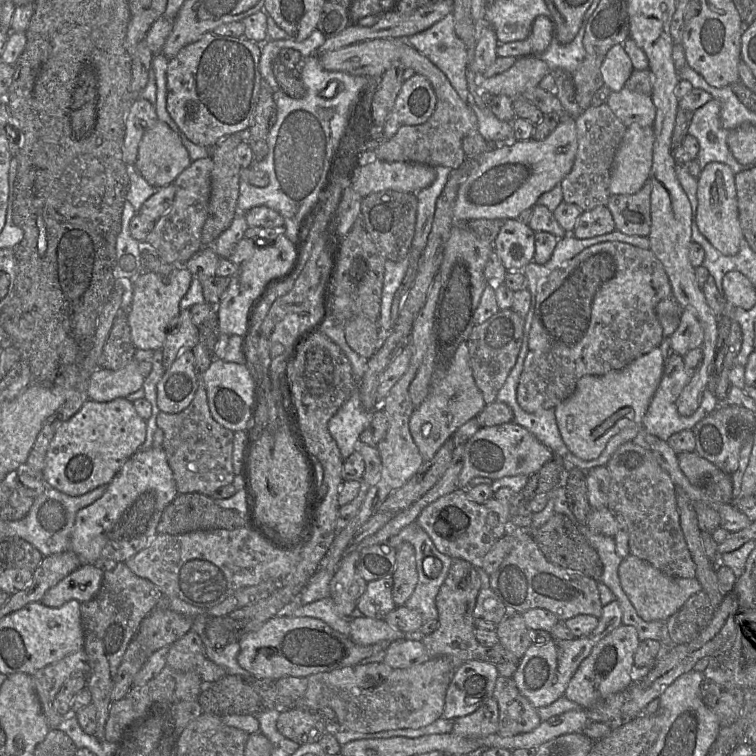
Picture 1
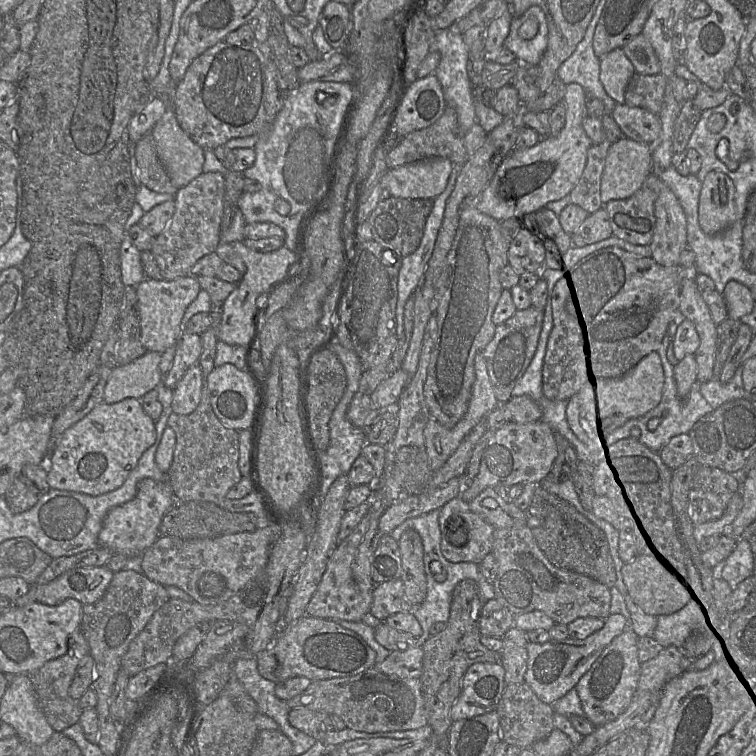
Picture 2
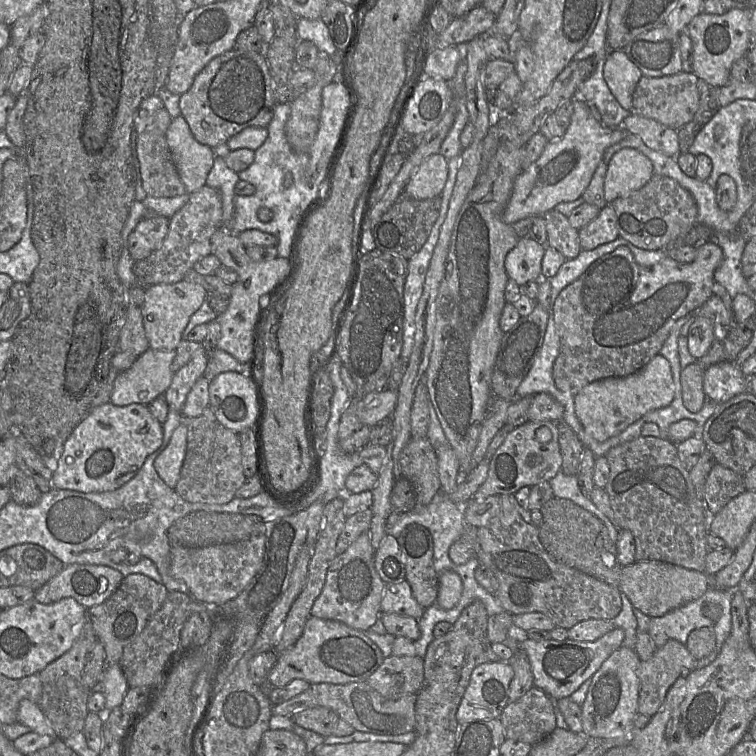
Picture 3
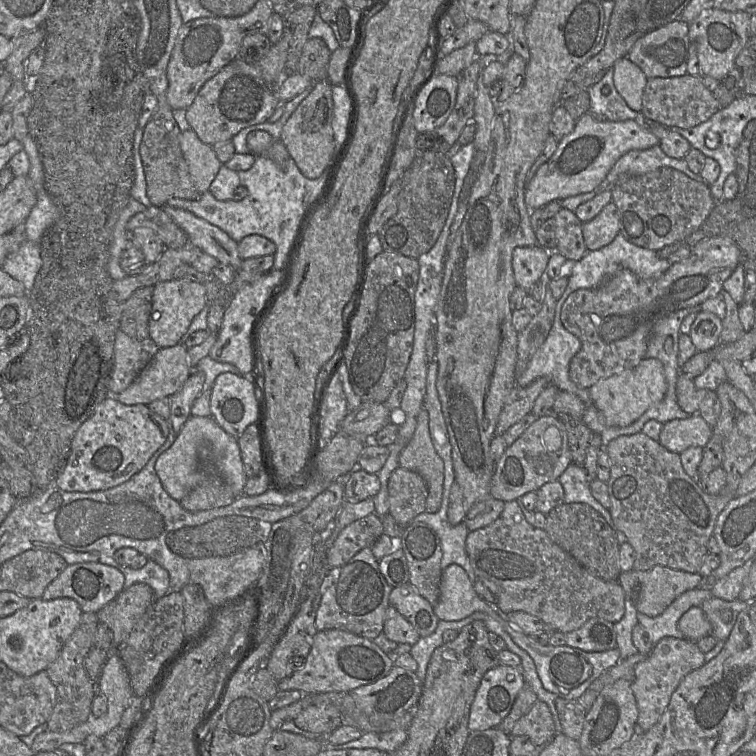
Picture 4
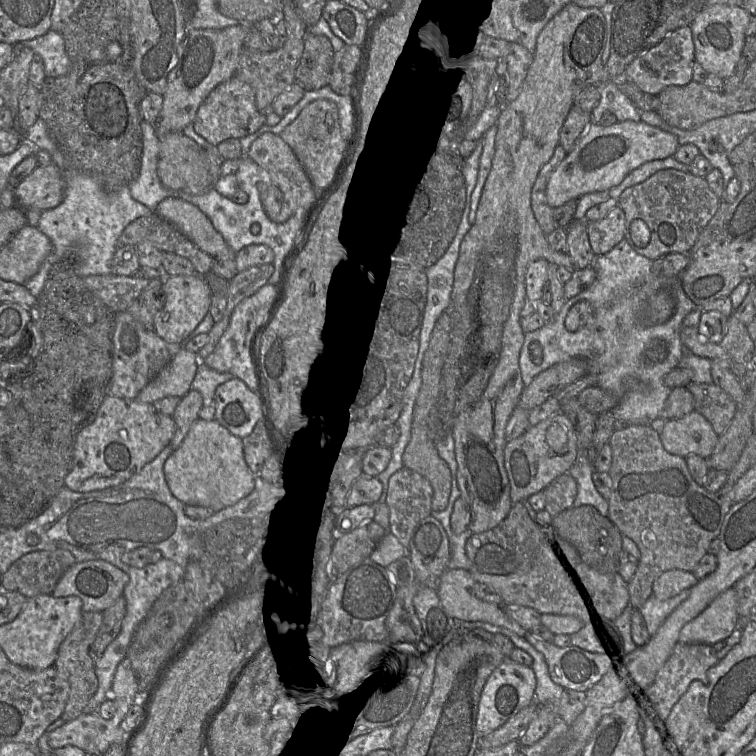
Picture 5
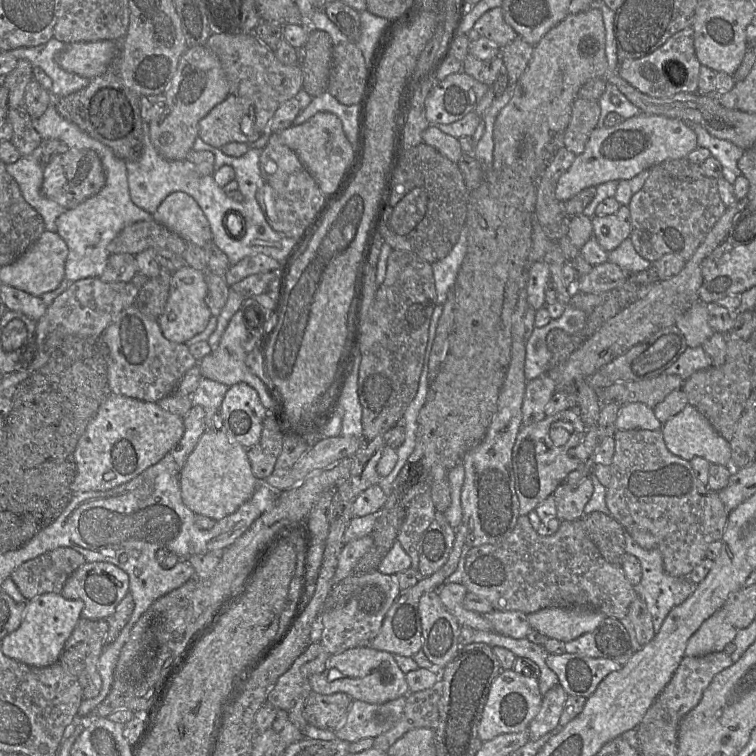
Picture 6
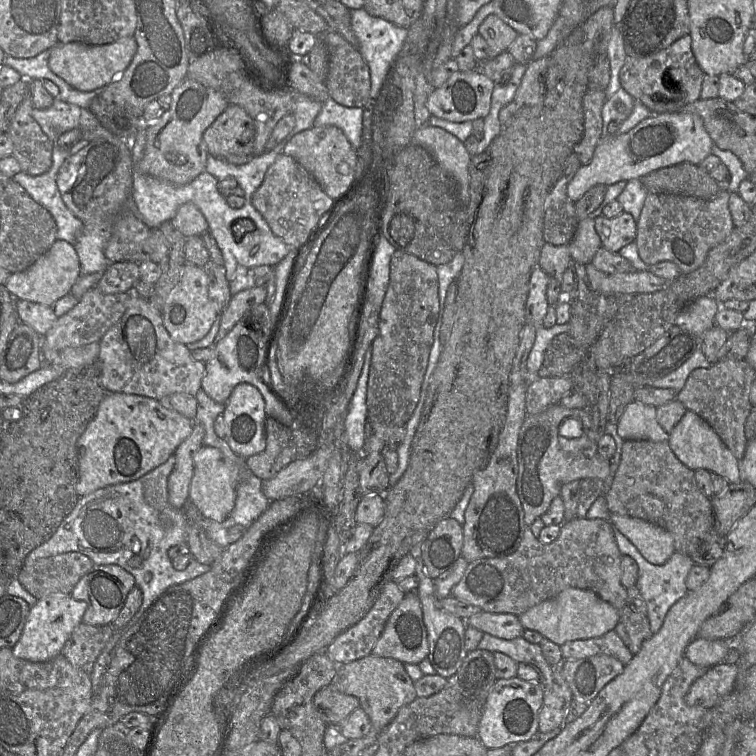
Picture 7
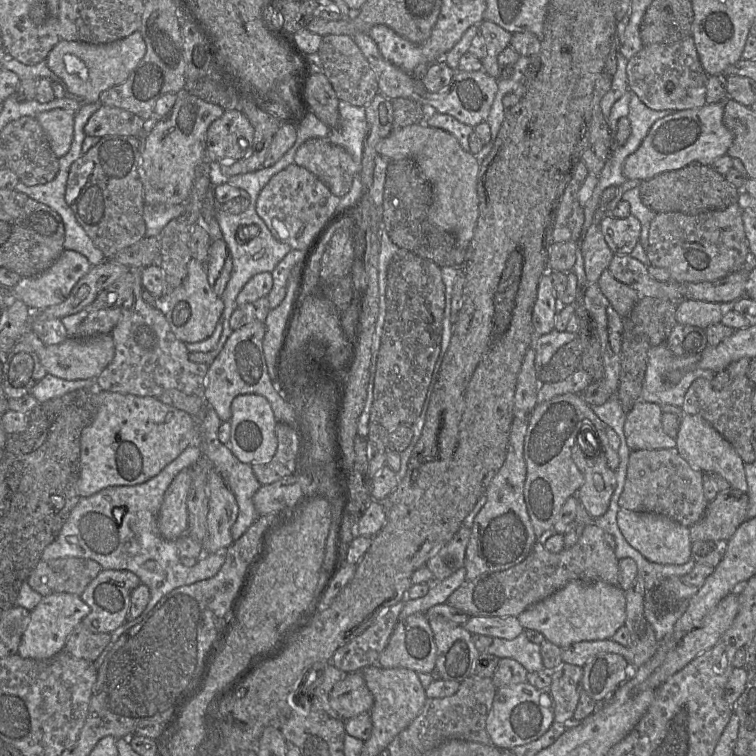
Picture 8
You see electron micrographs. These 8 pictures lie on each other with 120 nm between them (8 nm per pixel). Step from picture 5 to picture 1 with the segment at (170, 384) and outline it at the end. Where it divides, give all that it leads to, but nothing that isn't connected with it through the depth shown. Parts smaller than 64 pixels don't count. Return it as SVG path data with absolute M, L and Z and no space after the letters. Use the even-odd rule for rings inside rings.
M132 360L117 370L99 368L89 380L88 398L96 402L109 402L143 387L145 377L139 370L139 362Z

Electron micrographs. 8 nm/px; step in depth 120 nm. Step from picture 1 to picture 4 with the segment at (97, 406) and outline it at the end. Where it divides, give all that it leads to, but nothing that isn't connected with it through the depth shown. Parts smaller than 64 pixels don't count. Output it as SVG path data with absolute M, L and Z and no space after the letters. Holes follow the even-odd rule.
M109 396L75 433L68 460L55 480L55 486L67 492L116 487L144 468L165 443L170 429L168 419L160 417L147 405L125 405L116 397Z

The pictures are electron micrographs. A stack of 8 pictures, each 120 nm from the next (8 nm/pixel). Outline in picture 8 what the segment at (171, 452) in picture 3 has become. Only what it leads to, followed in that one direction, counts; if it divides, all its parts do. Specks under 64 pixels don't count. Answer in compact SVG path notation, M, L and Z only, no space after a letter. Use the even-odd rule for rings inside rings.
M215 468L208 474L208 488L208 534L201 544L207 553L224 553L234 542L231 528L237 519L239 507L234 494Z

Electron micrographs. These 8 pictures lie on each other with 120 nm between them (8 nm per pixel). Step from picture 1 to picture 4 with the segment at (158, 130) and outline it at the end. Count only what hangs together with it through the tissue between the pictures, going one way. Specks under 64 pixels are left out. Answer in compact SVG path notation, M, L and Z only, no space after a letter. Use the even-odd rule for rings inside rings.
M191 128L181 132L179 141L195 188L200 194L209 191L222 165L213 147L203 143Z

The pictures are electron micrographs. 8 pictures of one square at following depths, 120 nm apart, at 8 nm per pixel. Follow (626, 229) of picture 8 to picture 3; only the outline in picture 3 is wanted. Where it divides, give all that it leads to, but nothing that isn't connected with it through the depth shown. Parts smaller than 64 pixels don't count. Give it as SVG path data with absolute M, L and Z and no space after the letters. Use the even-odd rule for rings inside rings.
M610 204L600 209L596 218L579 230L580 246L584 250L595 249L612 242L618 236L616 214Z

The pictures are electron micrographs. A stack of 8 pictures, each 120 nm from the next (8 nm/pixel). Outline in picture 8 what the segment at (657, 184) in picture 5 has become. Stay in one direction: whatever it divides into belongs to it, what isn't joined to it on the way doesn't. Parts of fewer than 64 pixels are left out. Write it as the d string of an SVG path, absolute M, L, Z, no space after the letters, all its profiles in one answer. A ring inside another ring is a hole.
M732 204L724 210L708 210L695 214L682 212L656 213L651 221L646 254L652 266L666 269L672 281L678 283L711 282L747 268L751 262L749 242L742 220L743 210Z

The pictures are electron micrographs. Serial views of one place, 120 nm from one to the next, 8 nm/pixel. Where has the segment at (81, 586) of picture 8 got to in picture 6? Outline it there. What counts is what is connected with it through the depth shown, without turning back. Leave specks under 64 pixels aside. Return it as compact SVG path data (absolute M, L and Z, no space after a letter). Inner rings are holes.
M59 547L24 562L9 578L27 600L45 593L60 594L70 575L86 562L75 549Z

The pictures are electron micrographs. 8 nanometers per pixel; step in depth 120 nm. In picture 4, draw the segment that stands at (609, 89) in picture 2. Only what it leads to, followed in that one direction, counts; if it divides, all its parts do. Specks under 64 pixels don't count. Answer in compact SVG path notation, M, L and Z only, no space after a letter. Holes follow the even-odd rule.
M627 57L616 61L612 69L616 90L632 110L640 112L647 77L643 71Z

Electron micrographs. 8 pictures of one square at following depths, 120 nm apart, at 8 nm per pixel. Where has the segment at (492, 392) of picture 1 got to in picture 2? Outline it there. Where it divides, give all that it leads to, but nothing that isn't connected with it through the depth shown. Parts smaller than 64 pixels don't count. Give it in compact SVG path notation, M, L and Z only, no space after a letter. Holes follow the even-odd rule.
M532 306L516 310L509 319L496 326L493 339L483 349L482 354L498 403L505 403L512 398L514 386L529 366L538 345L543 318L543 310Z

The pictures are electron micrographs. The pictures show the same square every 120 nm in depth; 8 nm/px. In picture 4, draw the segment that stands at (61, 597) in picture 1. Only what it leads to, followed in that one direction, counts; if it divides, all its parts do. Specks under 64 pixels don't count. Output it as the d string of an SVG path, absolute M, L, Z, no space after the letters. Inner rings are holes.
M97 562L68 565L45 589L42 599L52 600L61 597L74 599L83 612L99 611L124 590L124 575L116 568Z

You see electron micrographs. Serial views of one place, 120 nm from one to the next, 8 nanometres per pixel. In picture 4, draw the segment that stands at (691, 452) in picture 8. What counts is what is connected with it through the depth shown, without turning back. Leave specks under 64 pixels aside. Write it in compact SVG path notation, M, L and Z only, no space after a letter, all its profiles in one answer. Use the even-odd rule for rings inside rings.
M699 414L686 419L674 419L663 424L659 442L668 450L680 454L691 446L704 448L713 435L712 427Z

